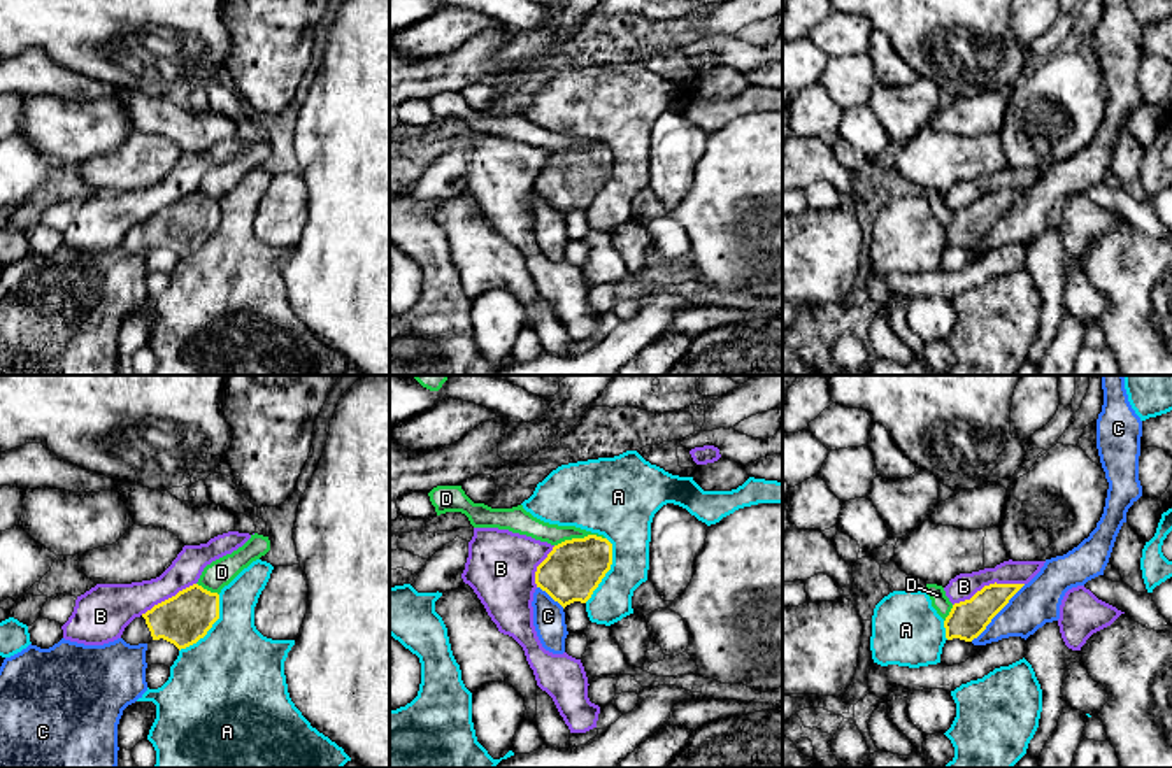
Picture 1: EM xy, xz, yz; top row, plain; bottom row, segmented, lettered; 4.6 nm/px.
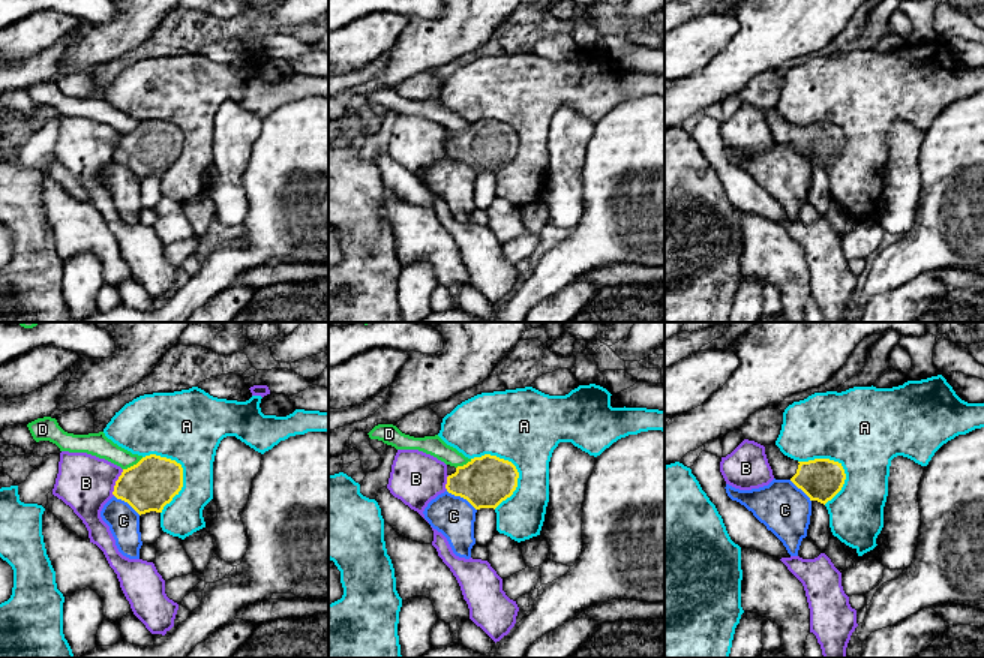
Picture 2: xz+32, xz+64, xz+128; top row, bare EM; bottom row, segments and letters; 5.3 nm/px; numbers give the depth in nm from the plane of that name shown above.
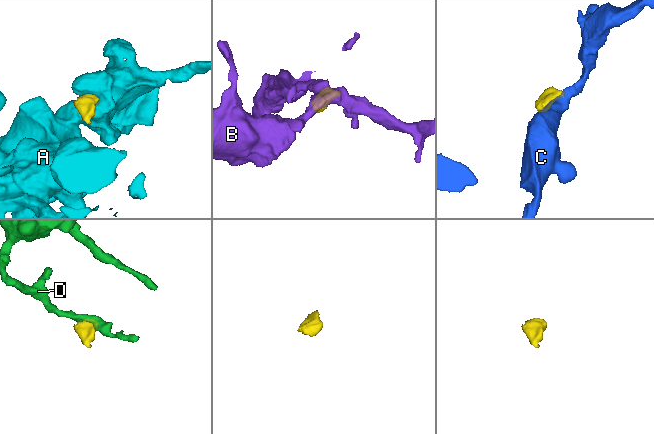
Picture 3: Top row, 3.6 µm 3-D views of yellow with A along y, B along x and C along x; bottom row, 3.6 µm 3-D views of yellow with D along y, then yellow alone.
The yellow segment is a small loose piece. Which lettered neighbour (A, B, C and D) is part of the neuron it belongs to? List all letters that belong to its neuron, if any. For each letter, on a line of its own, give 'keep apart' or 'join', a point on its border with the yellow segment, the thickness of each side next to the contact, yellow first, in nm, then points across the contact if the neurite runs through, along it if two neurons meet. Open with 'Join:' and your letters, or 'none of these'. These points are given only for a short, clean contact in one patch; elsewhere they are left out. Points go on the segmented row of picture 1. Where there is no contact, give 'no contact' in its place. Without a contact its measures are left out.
Join: none of these
A: keep apart | xy (211, 626) | 240/460 nm
B: keep apart | yz (990, 584) | 180/120 nm
C: keep apart | yz (997, 612) | 180/200 nm
D: keep apart | xz (579, 539) | 280/100 nm | along xz (604, 537), (572, 537), (555, 546)

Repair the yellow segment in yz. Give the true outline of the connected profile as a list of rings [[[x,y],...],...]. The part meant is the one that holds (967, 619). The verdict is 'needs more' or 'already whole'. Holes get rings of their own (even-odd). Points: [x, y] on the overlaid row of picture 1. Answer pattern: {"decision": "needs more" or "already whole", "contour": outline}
{"decision": "already whole", "contour": [[[990,584],[970,600],[954,603],[944,621],[946,638],[972,642],[1025,584]]]}

